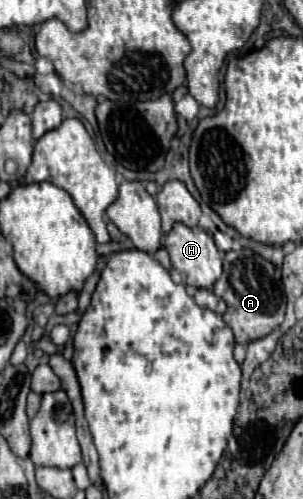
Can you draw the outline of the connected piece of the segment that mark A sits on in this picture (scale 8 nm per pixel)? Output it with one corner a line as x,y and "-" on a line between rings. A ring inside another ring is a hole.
249,248
231,250
225,254
223,274
215,282
213,292
227,302
227,312
223,314
223,320
231,326
235,340
241,344
267,336
283,322
287,298
283,292
279,270
269,260
263,260

